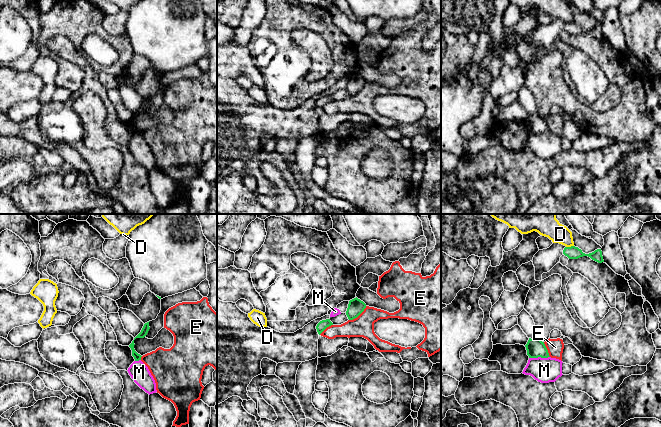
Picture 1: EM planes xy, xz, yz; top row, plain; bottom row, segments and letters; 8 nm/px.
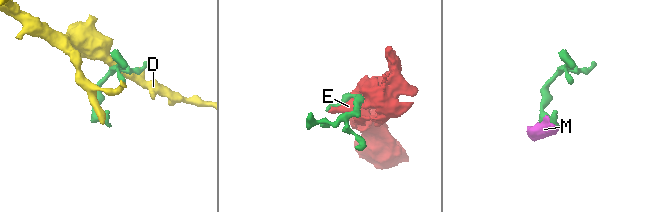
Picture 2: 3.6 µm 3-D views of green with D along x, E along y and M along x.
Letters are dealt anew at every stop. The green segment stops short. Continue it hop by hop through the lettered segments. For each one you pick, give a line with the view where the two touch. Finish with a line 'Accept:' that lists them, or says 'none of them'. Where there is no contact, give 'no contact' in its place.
Accept: none of them

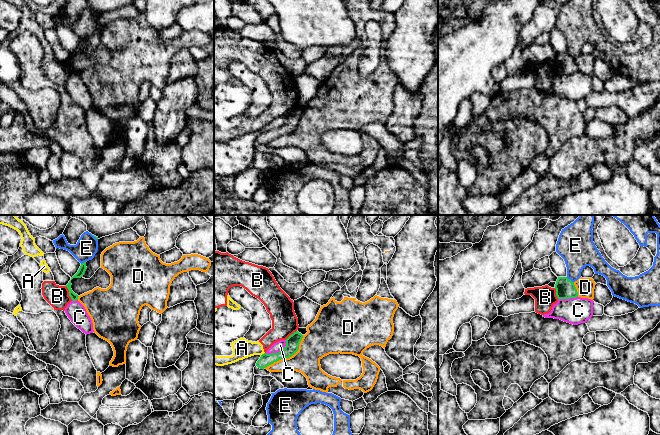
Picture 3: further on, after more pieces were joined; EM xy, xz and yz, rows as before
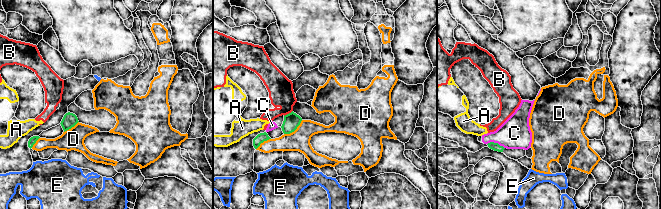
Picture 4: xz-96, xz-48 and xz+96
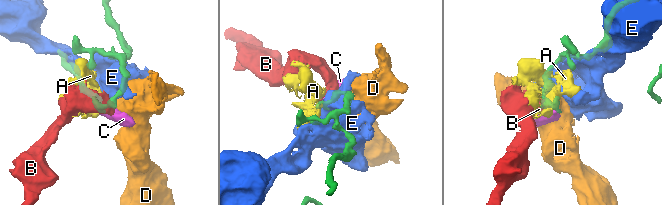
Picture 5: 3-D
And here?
Accept: none of them

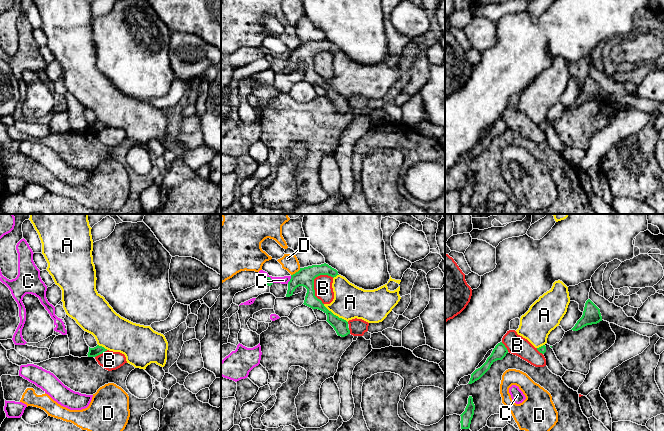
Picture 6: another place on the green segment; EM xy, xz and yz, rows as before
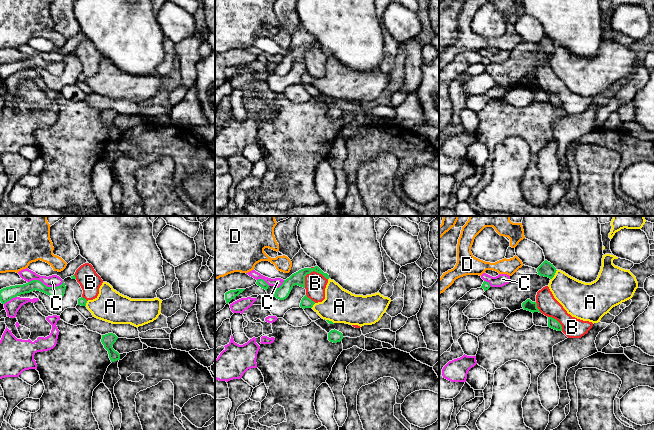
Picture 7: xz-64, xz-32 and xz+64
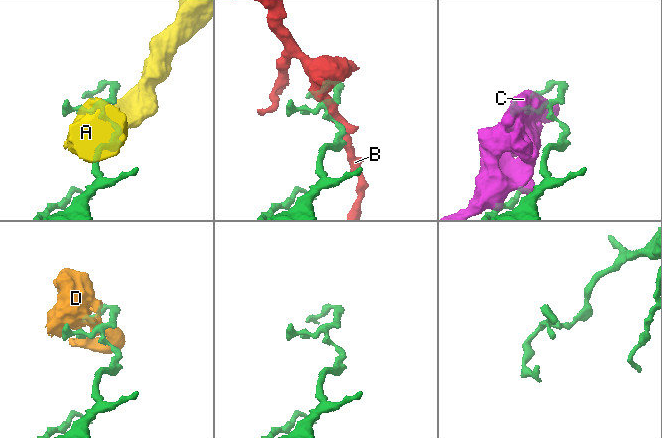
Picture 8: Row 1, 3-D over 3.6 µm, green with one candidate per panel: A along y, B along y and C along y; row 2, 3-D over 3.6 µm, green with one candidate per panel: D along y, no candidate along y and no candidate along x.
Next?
Accept: none of them

